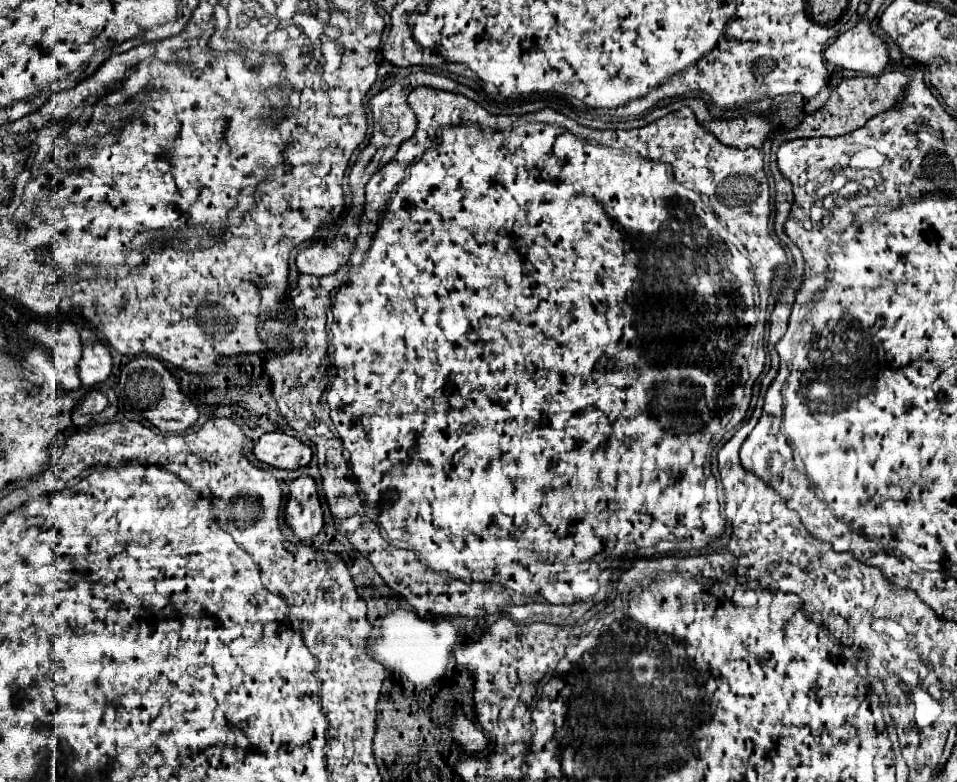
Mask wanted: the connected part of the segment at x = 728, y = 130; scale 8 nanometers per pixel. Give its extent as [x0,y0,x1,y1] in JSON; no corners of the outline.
[666,98,772,148]

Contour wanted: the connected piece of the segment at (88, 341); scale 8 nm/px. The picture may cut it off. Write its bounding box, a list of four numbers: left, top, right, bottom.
[80,328,112,386]

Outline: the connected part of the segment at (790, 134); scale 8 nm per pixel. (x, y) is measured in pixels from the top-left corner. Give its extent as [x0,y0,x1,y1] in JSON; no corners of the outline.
[774,72,908,146]

